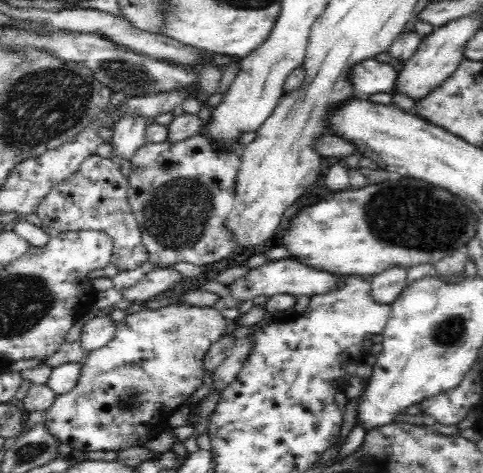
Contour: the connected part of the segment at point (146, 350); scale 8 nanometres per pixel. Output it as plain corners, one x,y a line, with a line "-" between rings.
174,304
164,306
164,308
160,308
159,310
142,310
141,312
126,315
121,322
115,324
115,333
111,341
106,346
98,347
96,350
89,352
82,359
79,377
74,388
67,393
57,396
45,410
43,423
46,430
48,430
48,434
51,434
61,444
69,444
74,451
83,451
88,454
104,450
120,452
120,450
132,448
134,446
132,444
132,438
134,436
140,436
140,434
146,434
148,436
152,432
152,430
148,430
150,426
164,424
172,416
172,412
180,404
184,404
186,398
202,384
202,376
205,373
204,358
207,354
208,347
217,340
220,340
230,329
230,322
214,307
192,307
187,304

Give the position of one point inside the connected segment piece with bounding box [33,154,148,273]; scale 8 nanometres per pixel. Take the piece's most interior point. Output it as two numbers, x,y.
95,198

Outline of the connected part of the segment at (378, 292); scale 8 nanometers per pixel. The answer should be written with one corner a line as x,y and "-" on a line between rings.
390,268
369,278
368,292
374,301
384,304
394,302
406,288
408,268

